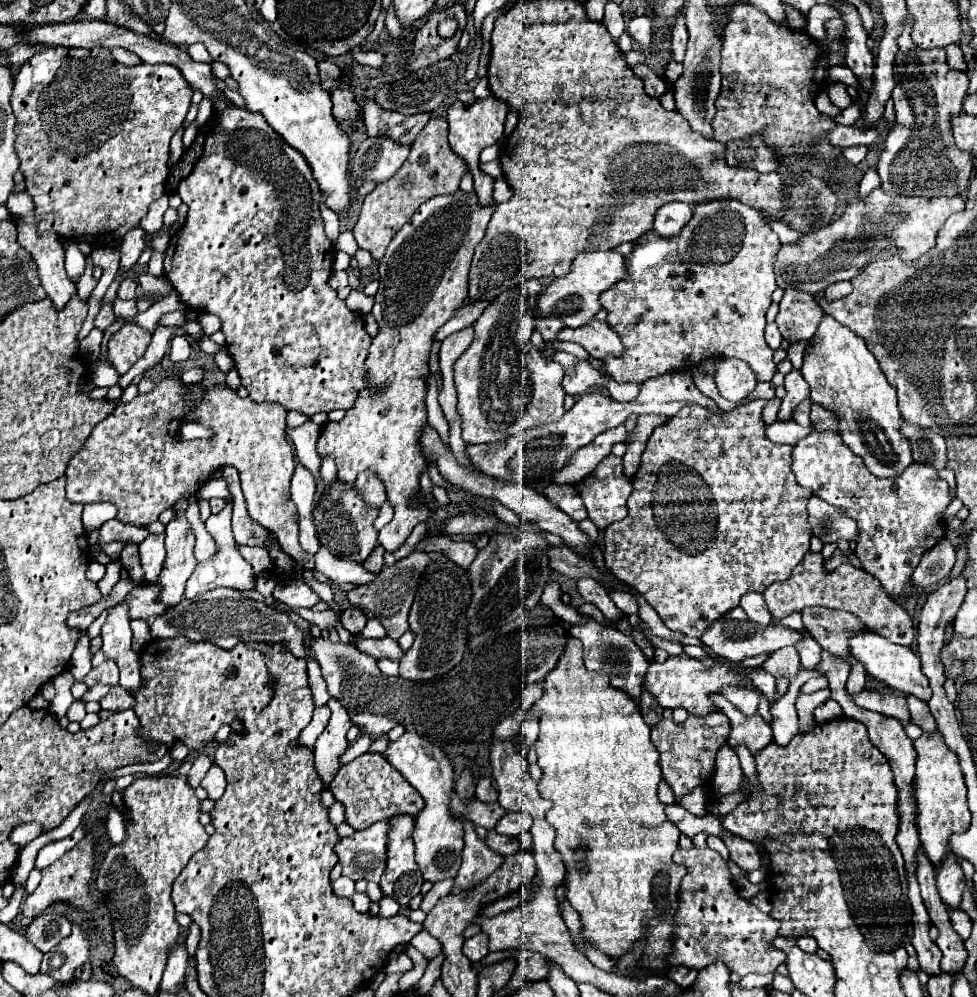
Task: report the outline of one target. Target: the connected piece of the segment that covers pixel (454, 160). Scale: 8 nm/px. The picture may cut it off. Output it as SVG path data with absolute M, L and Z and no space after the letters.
M433 115L427 125L417 135L415 143L411 145L411 153L403 167L391 177L391 181L377 185L375 191L371 191L361 207L359 219L353 225L355 241L361 249L367 249L377 261L383 257L389 241L393 235L413 217L413 213L423 205L427 199L437 195L449 195L459 191L459 183L463 175L467 173L467 165L451 153L447 143L447 121L443 117Z

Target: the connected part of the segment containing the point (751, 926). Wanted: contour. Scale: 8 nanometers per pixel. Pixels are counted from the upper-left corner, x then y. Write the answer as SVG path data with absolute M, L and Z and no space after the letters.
M709 847L705 849L677 849L675 851L675 863L681 863L687 867L687 875L681 879L681 889L679 889L679 909L675 917L675 937L673 937L673 947L671 953L665 957L667 965L683 965L689 969L705 969L715 961L723 961L733 973L737 975L749 975L749 973L773 973L781 963L785 963L785 953L773 947L773 939L777 937L779 931L779 921L773 919L771 915L759 911L753 903L743 899L731 883L731 875L727 869L727 863L721 859L721 855Z

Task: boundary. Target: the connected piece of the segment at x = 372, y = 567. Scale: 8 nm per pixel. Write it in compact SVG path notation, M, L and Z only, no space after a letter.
M377 545L373 551L371 551L371 555L369 555L369 559L363 563L365 565L365 569L369 569L369 571L379 571L381 569L381 565L383 565L383 549Z

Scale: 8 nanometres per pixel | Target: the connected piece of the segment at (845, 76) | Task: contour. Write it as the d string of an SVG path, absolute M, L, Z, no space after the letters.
M843 65L829 67L827 73L829 73L829 77L827 77L829 83L831 83L831 81L841 81L841 83L853 87L853 89L859 89L859 87L861 87L861 85L859 85L859 77L855 77L855 75L853 75L847 67L843 67Z

